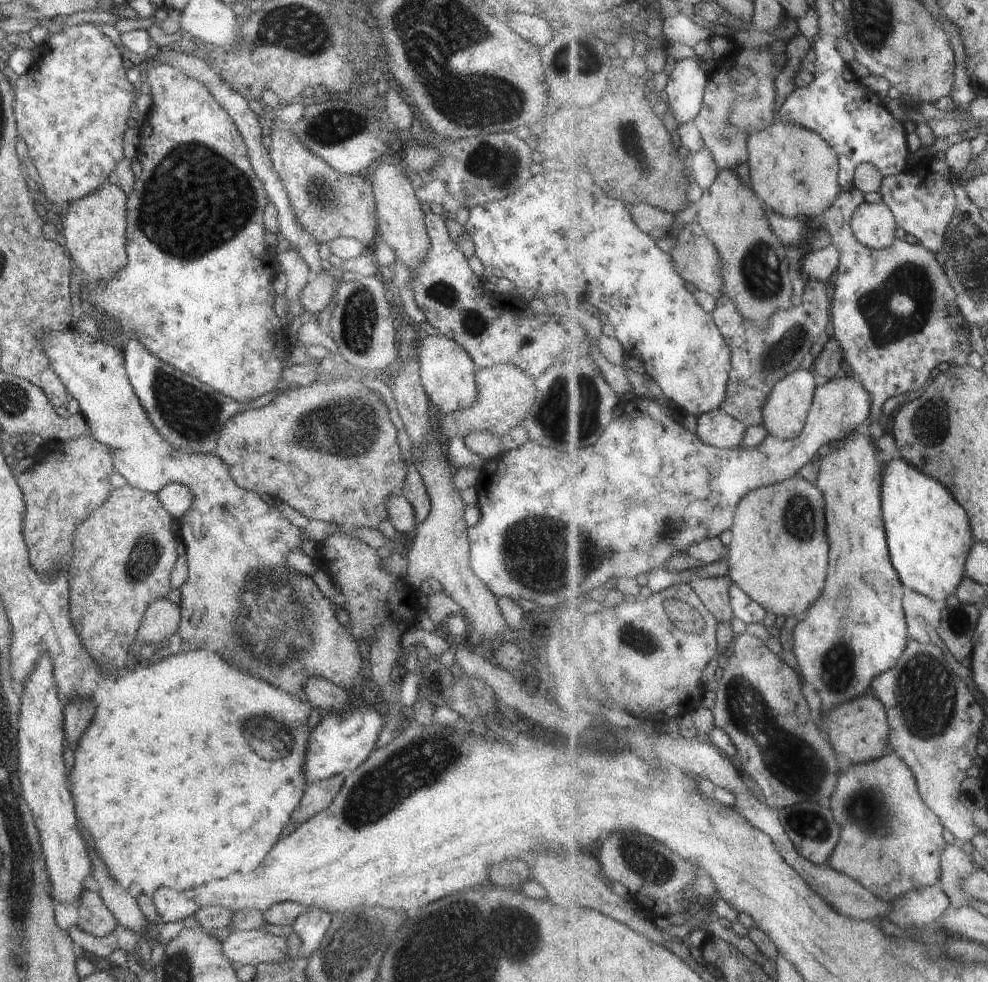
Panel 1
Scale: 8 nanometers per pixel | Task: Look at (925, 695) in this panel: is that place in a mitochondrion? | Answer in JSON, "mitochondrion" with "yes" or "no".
{"mitochondrion":"yes"}

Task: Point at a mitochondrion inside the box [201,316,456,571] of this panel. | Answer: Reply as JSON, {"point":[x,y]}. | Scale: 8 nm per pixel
{"point":[348,429]}

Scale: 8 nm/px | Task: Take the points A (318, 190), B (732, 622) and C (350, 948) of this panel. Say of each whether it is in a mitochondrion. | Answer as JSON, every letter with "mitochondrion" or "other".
{"A":"mitochondrion","B":"other","C":"mitochondrion"}

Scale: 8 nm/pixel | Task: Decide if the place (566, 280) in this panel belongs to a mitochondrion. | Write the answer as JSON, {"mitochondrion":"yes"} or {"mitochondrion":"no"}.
{"mitochondrion":"no"}

